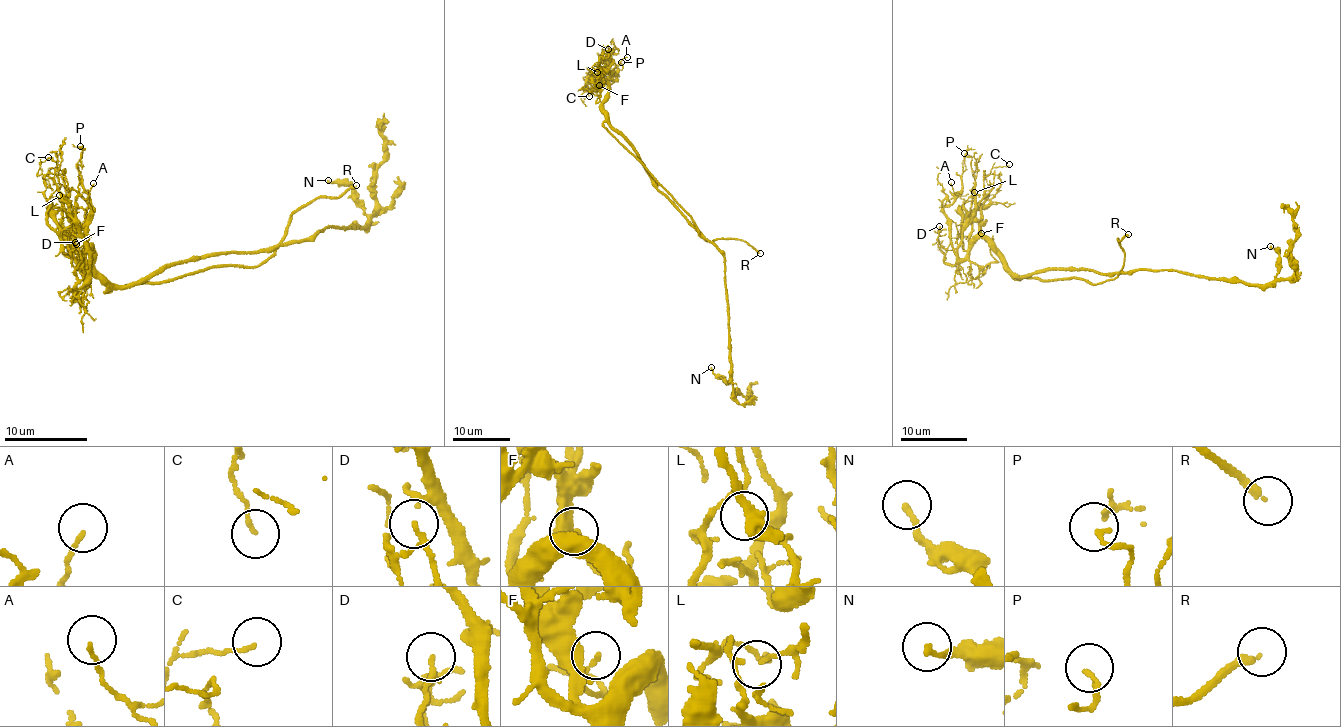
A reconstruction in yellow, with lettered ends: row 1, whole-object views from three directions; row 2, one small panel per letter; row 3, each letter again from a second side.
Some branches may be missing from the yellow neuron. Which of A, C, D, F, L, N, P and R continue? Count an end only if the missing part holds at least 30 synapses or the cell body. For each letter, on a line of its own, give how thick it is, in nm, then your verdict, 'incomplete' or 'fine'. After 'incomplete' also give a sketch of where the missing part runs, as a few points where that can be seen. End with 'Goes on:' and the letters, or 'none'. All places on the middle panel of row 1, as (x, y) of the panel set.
A: 110 nm | fine
C: 100 nm | fine
D: 130 nm | fine
F: 200 nm | fine
L: 60 nm | fine
N: 160 nm | fine
P: 140 nm | fine
R: 240 nm | incomplete
Goes on: R

